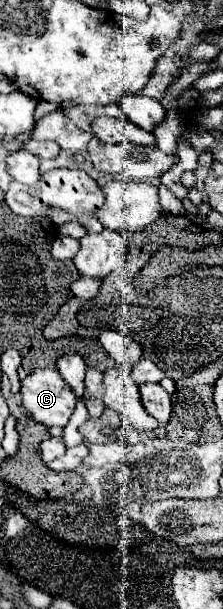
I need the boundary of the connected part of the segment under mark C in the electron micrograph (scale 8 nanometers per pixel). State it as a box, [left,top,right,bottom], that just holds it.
[21,369,75,427]

